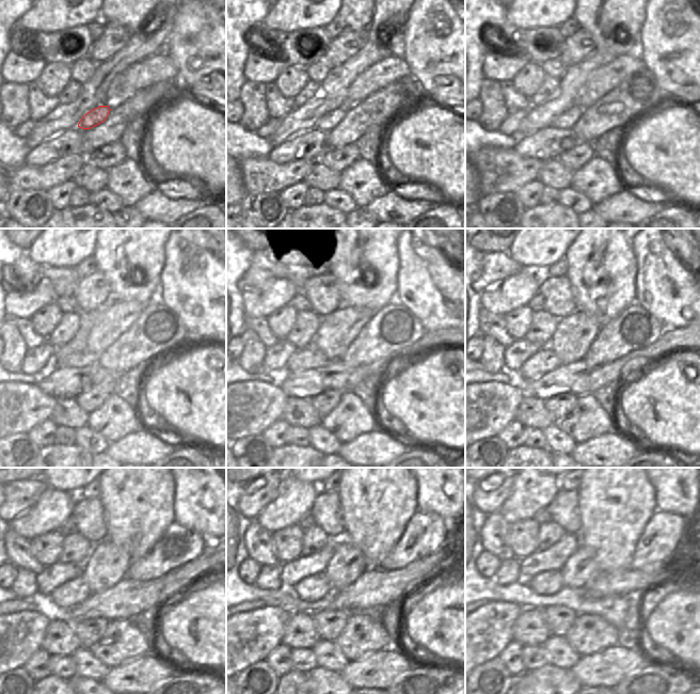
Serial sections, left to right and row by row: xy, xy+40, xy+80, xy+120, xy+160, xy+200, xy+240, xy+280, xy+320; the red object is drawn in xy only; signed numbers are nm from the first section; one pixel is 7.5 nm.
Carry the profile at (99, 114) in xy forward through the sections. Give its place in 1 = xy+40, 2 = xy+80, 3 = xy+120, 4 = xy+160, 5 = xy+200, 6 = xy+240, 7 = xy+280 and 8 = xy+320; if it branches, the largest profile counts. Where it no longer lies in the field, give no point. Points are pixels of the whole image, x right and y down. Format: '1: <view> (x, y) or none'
1: xy+40 (327, 122)
2: xy+80 (566, 121)
3: xy+120 (83, 359)
4: xy+160 (307, 358)
5: xy+200 (544, 360)
6: xy+240 (74, 592)
7: xy+280 (311, 588)
8: xy+320 (550, 583)

